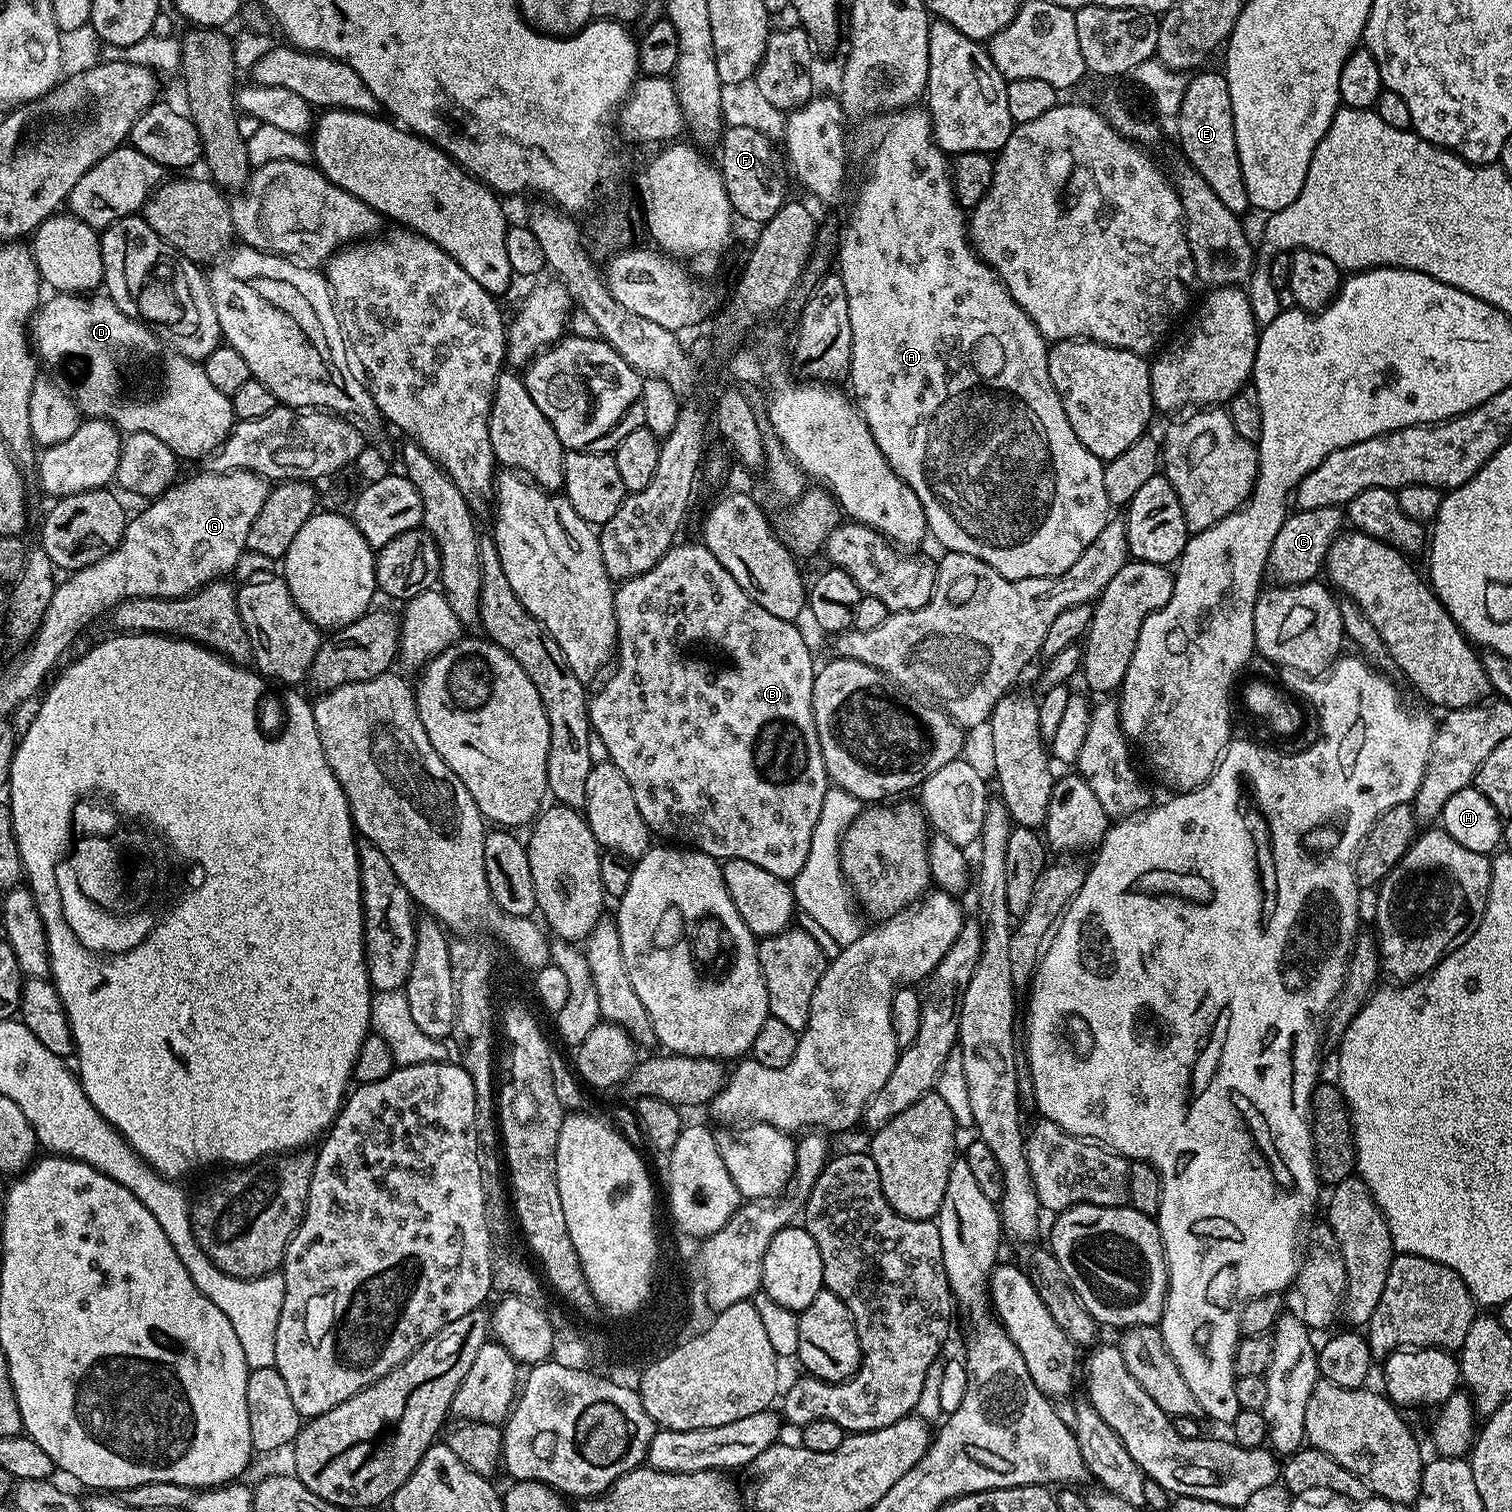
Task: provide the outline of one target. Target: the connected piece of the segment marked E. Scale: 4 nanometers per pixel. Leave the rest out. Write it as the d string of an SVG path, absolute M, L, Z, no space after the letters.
M1208 70L1197 71L1189 79L1186 92L1182 94L1180 110L1174 117L1176 132L1180 135L1180 148L1184 151L1183 159L1206 180L1206 186L1218 194L1218 199L1222 206L1226 206L1226 210L1244 214L1244 211L1249 211L1250 205L1234 142L1230 90L1223 71L1204 71Z

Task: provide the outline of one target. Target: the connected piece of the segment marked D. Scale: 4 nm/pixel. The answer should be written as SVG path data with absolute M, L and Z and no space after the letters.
M56 294L53 297L53 300L45 299L39 305L38 311L30 321L31 347L34 349L41 365L46 366L46 364L49 364L52 368L60 368L64 363L68 363L72 367L72 372L76 375L74 399L76 407L80 409L81 413L93 420L108 420L110 423L115 424L117 429L124 434L129 432L154 434L154 438L160 439L161 442L166 442L166 446L170 446L170 450L181 461L200 460L203 456L204 459L211 457L212 453L223 444L225 438L232 433L234 417L232 415L231 399L226 394L222 394L222 390L214 390L214 386L210 386L210 378L206 378L203 363L190 360L169 348L168 345L163 344L147 326L140 324L126 314L122 314L122 310L118 310L118 306L106 294Z

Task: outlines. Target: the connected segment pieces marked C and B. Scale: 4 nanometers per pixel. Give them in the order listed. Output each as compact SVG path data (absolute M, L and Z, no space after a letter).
M1319 508L1318 510L1296 510L1285 519L1274 546L1270 546L1267 571L1280 586L1310 584L1321 575L1328 557L1328 550L1337 536L1341 535L1346 516L1340 508Z
M700 542L677 543L654 567L646 570L646 574L623 581L615 589L615 594L616 654L611 669L613 672L607 673L609 676L604 689L589 699L588 722L598 744L600 739L601 746L608 751L607 759L618 766L618 770L622 770L622 778L630 782L634 802L638 802L638 814L642 814L648 831L657 837L665 836L668 839L665 841L710 854L715 860L754 862L754 866L762 866L762 870L770 870L770 874L778 878L793 881L806 863L814 826L822 811L823 796L830 787L812 713L812 687L817 669L812 668L812 652L803 634L796 629L793 621L774 618L770 610L762 610L762 606L751 600L746 590L730 578L730 570L726 570L726 566L722 566L722 562L718 562L718 558L714 558L714 554L710 554L710 550Z

